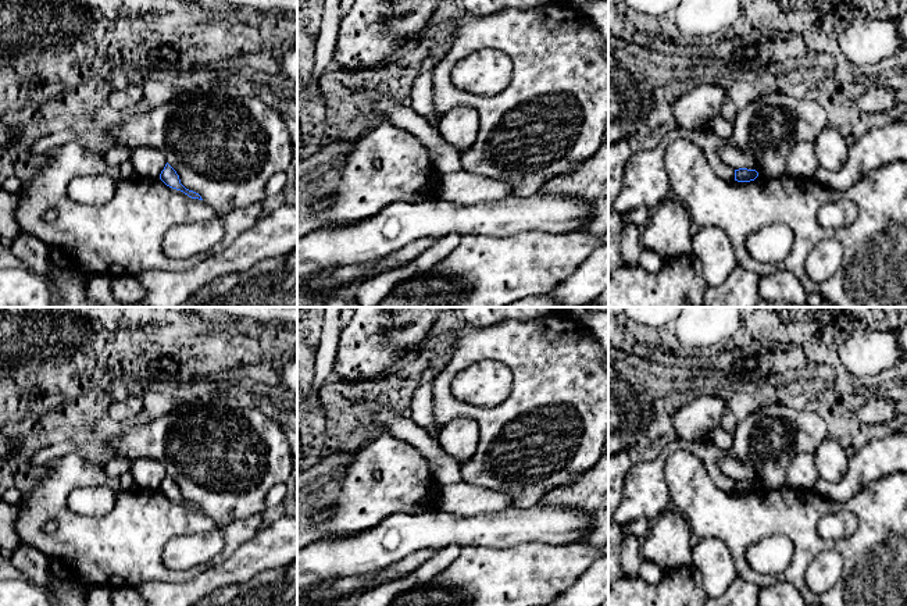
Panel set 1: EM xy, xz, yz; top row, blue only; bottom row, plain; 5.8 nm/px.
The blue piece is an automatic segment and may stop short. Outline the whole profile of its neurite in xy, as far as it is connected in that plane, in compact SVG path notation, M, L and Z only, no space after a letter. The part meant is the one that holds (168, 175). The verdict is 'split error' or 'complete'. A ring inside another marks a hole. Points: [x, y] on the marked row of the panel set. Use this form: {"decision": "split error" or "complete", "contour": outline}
{"decision": "complete", "contour": "M167 163L160 174L160 179L169 188L183 192L192 199L203 200L201 196L193 190L186 189L179 179L176 171Z"}

